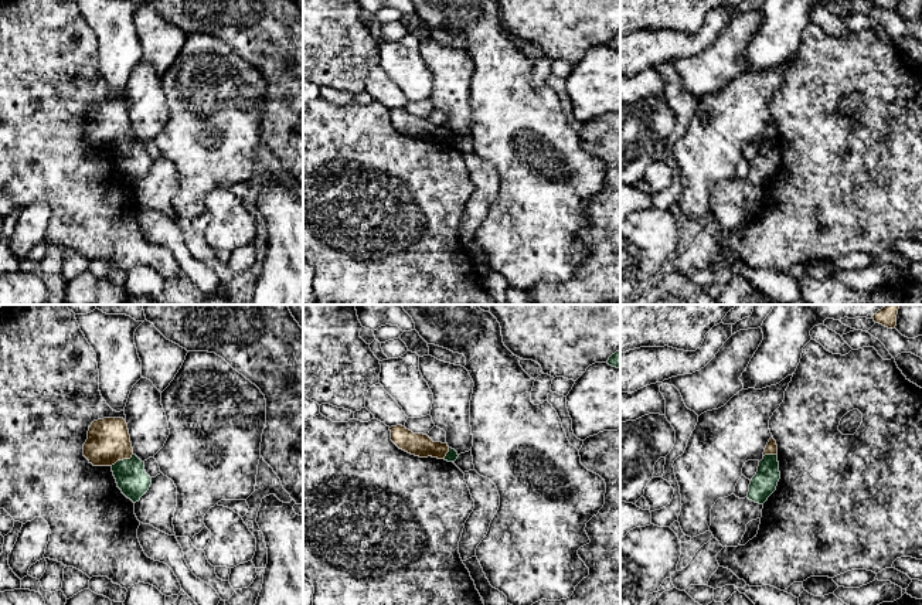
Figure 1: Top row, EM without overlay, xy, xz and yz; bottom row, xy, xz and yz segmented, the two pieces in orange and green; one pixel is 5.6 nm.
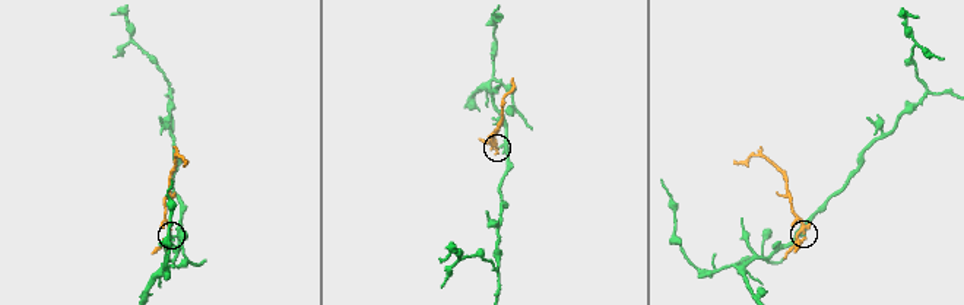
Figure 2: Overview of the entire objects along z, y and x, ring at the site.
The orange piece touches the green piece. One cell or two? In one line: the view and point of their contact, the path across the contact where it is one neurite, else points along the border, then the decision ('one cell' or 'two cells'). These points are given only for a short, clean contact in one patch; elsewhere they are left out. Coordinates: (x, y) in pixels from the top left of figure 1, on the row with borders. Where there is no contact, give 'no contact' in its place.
meets orange in xy at (122, 459); border along xy (132, 454), (129, 458), (118, 459), (111, 465); two cells

